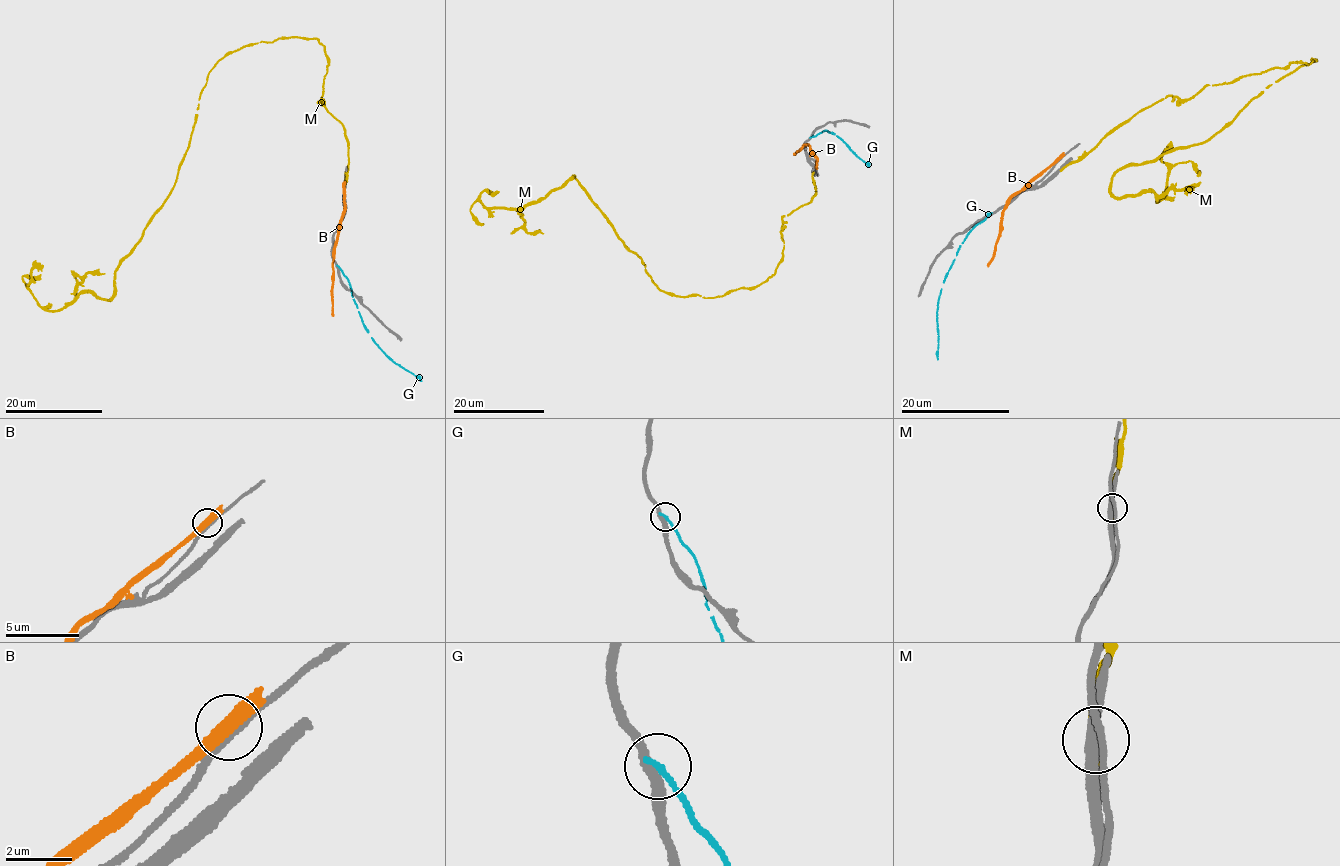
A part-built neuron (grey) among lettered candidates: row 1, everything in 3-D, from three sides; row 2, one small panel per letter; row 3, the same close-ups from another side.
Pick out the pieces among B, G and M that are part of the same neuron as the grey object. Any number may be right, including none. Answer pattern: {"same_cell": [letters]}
{"same_cell": []}

